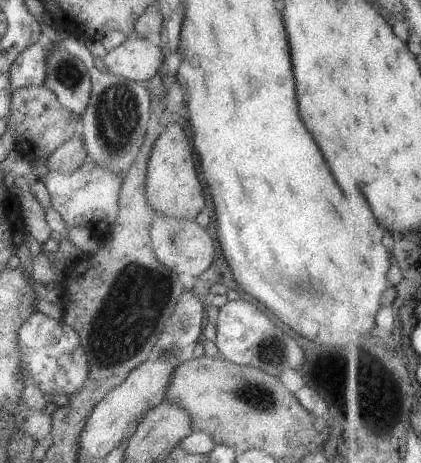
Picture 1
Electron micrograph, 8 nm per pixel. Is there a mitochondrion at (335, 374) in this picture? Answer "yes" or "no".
no

